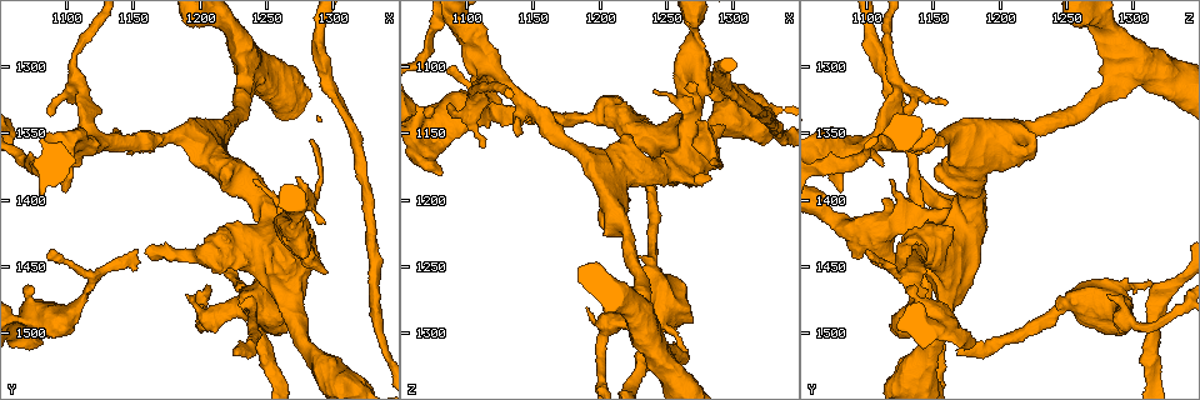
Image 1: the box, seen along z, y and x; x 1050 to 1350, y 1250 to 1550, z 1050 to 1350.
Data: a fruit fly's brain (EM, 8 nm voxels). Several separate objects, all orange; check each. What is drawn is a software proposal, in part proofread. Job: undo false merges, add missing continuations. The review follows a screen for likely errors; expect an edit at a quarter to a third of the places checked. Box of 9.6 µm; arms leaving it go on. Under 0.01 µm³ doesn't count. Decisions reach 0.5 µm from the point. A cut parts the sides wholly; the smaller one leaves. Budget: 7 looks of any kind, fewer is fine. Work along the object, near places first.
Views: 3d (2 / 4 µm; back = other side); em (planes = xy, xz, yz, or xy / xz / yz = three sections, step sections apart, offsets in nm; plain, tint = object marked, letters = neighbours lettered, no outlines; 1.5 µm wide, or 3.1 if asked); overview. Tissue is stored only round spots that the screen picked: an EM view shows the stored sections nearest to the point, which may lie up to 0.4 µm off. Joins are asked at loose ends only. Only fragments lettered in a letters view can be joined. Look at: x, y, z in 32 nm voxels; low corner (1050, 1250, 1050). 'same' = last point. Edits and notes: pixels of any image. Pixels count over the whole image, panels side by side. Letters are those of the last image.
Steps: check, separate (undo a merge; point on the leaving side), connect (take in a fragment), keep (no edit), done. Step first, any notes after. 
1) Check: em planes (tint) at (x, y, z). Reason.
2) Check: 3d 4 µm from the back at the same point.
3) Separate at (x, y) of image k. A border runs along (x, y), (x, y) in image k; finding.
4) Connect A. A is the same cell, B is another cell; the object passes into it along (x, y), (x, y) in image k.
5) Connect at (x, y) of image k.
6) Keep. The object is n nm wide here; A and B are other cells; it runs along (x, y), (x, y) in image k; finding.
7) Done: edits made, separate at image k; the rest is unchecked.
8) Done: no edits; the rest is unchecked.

Check: em planes (letters) at (1082, 1508, 1178). Free end.

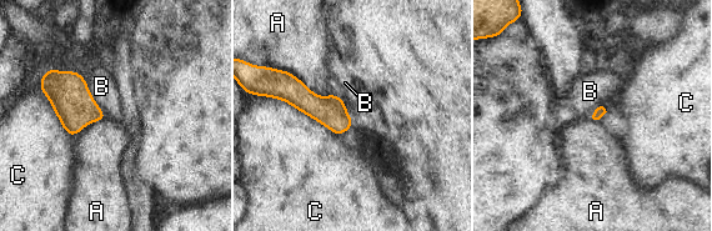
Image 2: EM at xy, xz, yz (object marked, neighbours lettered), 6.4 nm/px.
Keep. The longest contact is with C, 500 nm; A, B and C are other cells; no lettered fragment goes on from it.

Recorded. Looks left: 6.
Check: 3d 4 µm at (1226, 1514, 1168). Long arm stops here.

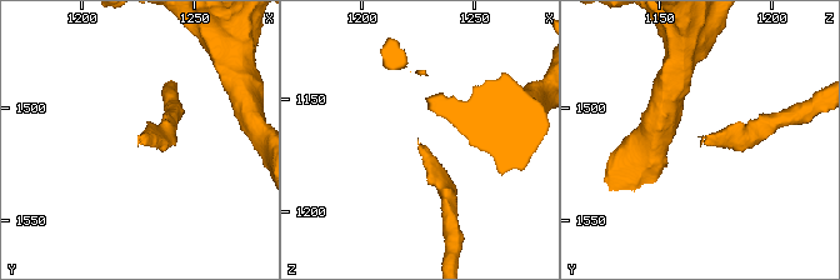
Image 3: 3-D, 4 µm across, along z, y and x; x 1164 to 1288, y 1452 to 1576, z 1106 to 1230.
Check: em yz step 4 (tint) at (1224, 1515, 1168).

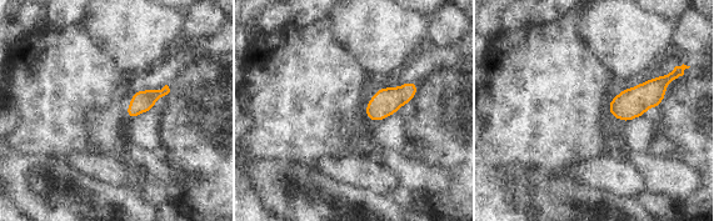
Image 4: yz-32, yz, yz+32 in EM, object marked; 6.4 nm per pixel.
Check: em planes (letters) at the same point.

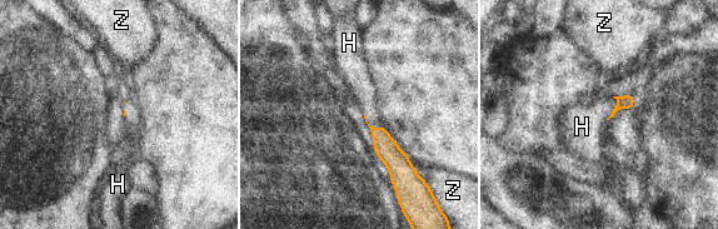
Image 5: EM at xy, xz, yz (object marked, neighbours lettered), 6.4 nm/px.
Connect H. H is the same cell, Z is another cell; the object passes into it along (387, 150), (372, 127), (363, 91) in image 5; the cell continues.

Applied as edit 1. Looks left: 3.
Check: overview.

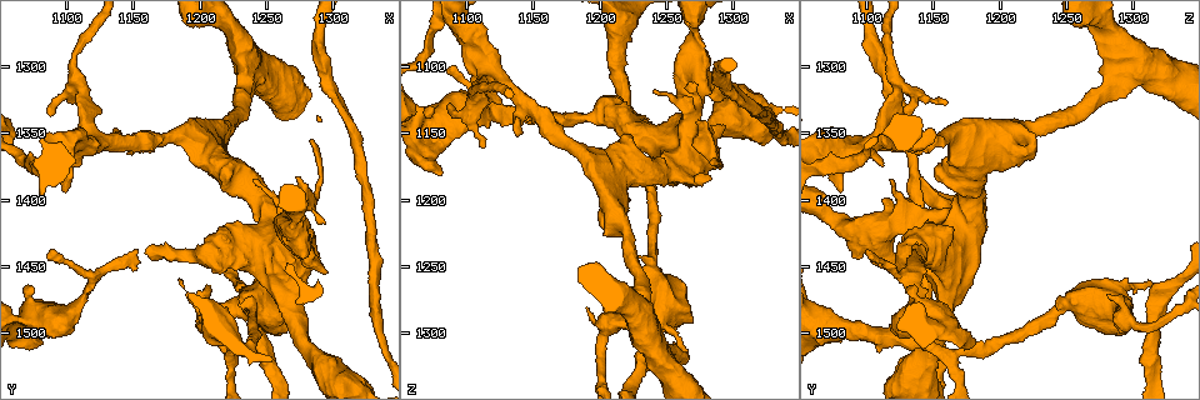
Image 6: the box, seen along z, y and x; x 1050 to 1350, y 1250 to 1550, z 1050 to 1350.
Check: em planes (letters) at (1272, 1400, 1116). Free end.

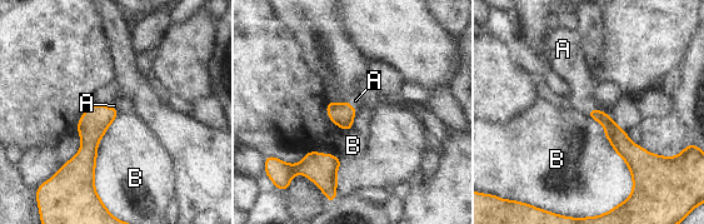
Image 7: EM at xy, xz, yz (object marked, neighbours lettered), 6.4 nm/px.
Connect A. A is the same cell, B is another cell; the cell continues.

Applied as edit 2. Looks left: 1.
Done: edits made, connect at image 5, connect at image 7; the rest is unchecked.

